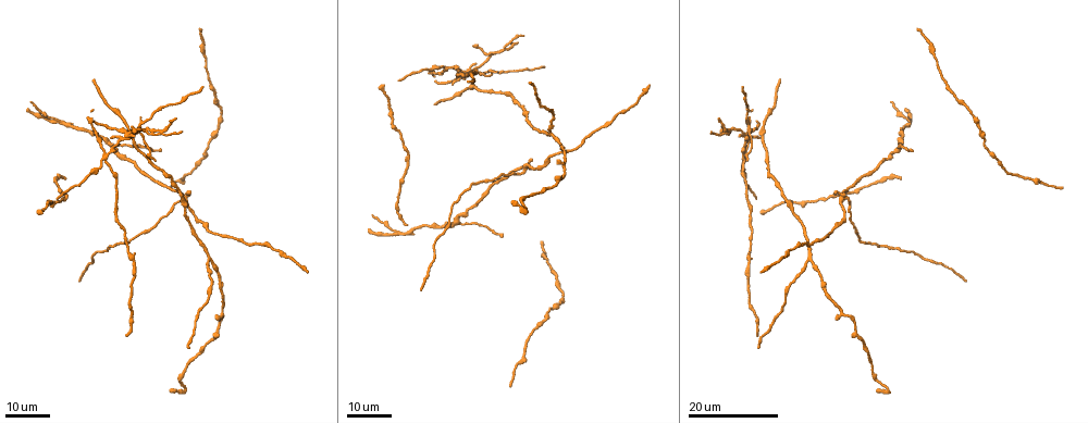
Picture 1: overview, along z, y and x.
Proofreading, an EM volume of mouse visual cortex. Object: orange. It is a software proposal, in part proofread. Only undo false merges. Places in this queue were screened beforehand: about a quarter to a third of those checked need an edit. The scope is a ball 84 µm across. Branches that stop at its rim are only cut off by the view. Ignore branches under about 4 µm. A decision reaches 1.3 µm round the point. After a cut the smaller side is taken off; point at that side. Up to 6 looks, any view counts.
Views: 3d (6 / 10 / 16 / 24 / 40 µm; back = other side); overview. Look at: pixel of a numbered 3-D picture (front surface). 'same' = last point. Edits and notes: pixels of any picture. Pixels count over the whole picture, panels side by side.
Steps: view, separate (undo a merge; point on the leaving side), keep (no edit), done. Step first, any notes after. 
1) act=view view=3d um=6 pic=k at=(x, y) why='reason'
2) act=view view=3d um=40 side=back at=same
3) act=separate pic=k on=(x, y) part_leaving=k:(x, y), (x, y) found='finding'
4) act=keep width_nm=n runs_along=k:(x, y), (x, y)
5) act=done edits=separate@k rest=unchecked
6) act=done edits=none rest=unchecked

act=view view=3d um=24 pic=1 at=(395, 233) why='side arm on a straight run'

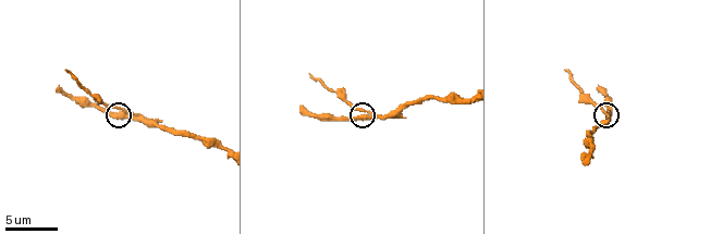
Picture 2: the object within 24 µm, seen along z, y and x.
act=view view=3d um=10 pic=2 at=(364, 112)

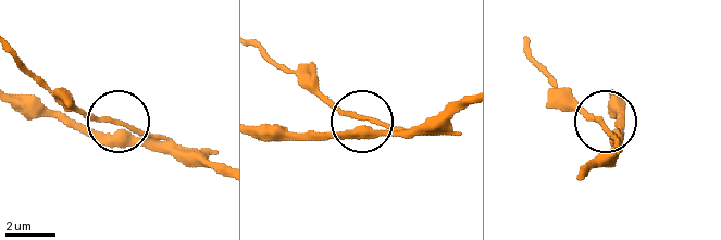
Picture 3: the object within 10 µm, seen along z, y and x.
act=keep runs_along=3:(465, 103), (415, 126), (363, 120), (353, 129), (312, 138) found='all the same neuron'

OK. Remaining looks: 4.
act=view view=3d um=16 pic=1 at=(524, 354) why='sudden change in width'

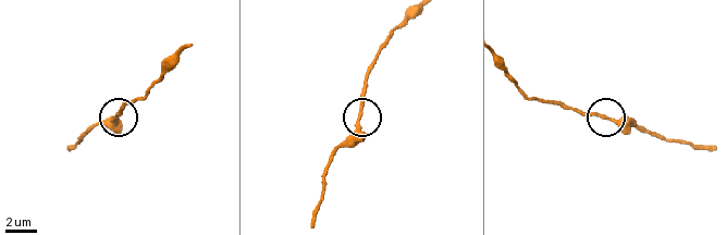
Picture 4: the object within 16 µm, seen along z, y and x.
act=view view=3d um=6 pic=4 at=(361, 116)

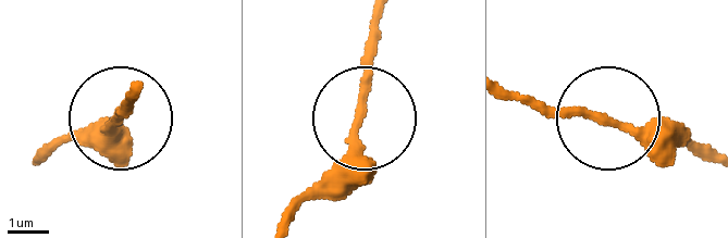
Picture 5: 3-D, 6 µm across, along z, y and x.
act=keep width_nm=240 runs_along=5:(379, 20), (354, 143), (295, 213) found='one neuron here'

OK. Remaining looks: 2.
act=view view=3d um=24 pic=1 at=(201, 243)

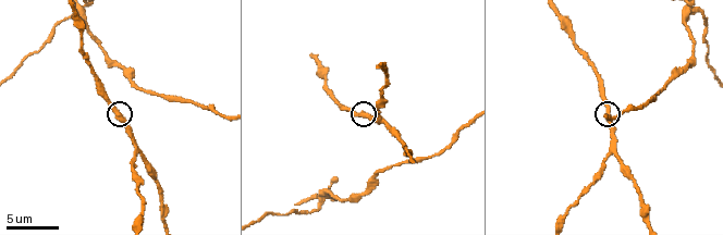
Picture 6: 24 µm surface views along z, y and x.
act=view view=3d um=6 pic=6 at=(358, 115) why='zoom in'

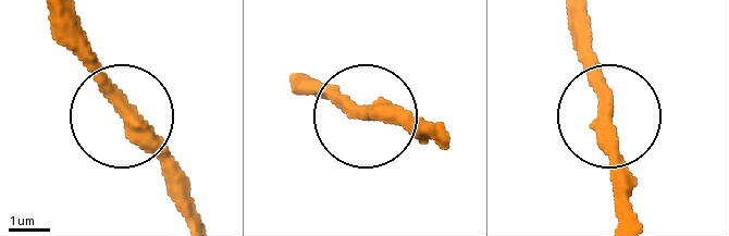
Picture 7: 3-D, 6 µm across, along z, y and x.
act=keep width_nm=360 found='all the same neuron'

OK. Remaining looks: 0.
act=done edits=none rest=unchecked

